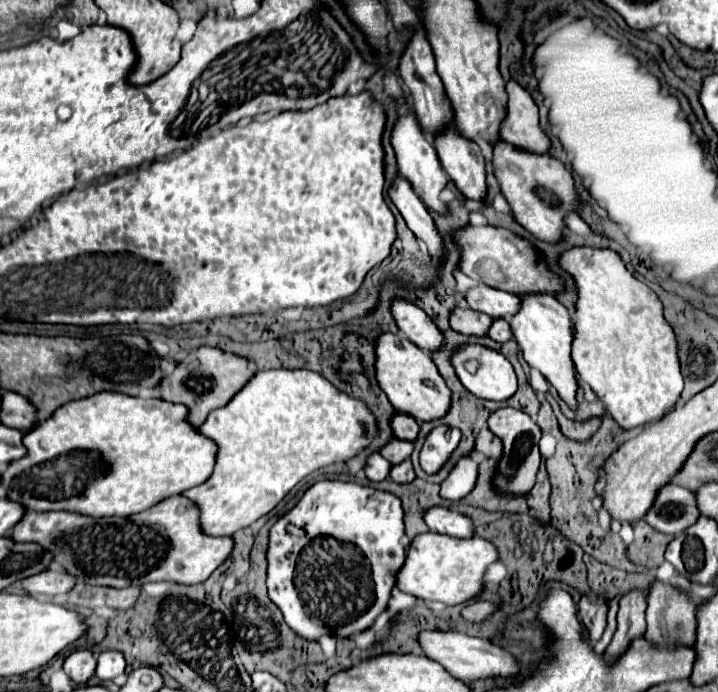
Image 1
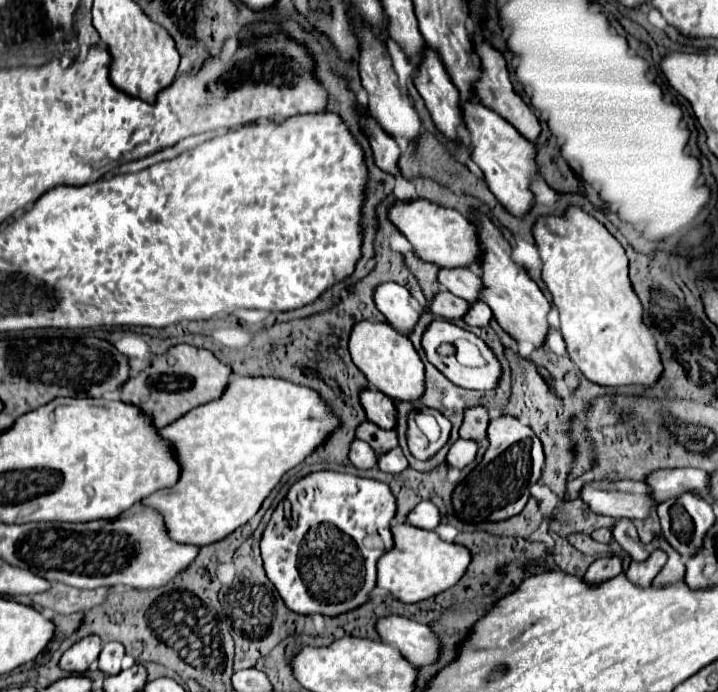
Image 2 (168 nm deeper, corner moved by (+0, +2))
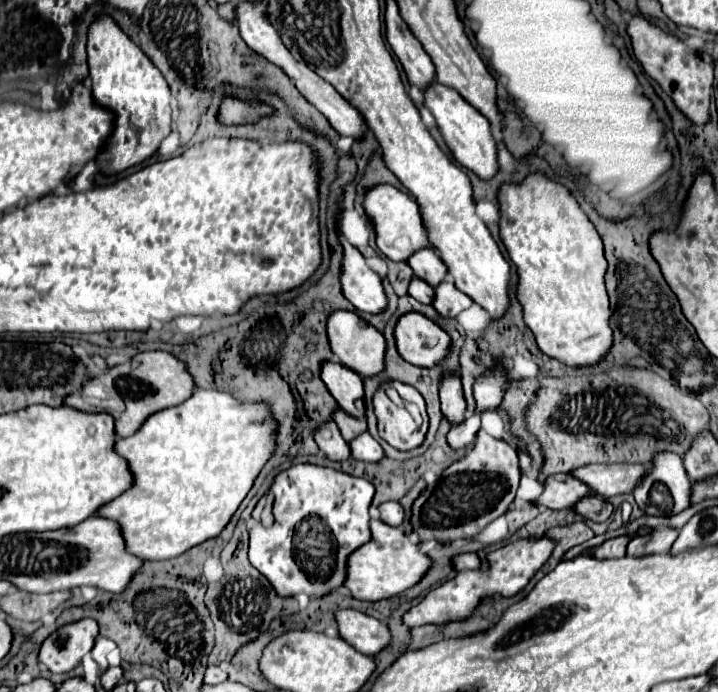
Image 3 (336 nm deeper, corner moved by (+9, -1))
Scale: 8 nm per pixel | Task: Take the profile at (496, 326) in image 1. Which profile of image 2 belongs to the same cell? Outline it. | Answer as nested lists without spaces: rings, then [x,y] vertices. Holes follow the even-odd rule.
[[[477,300],[475,304],[471,304],[471,312],[467,312],[467,318],[463,318],[469,326],[479,326],[479,328],[487,328],[489,324],[491,324],[491,320],[493,320],[493,312],[491,312],[491,308],[485,304],[485,302],[481,302],[481,300]]]

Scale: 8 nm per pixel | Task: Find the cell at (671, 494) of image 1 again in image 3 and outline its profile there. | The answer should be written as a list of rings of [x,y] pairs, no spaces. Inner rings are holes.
[[[560,473],[560,475],[550,475],[544,481],[544,491],[540,497],[534,501],[536,507],[548,507],[548,509],[570,509],[582,495],[590,495],[592,491],[578,483],[574,477]]]

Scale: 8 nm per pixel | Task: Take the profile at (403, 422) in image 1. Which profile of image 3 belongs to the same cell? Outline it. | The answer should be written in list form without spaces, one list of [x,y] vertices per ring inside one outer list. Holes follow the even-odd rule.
[[[324,361],[320,365],[320,377],[326,383],[328,391],[336,399],[336,403],[350,413],[352,417],[362,419],[364,417],[364,389],[362,389],[362,377],[334,361]]]

